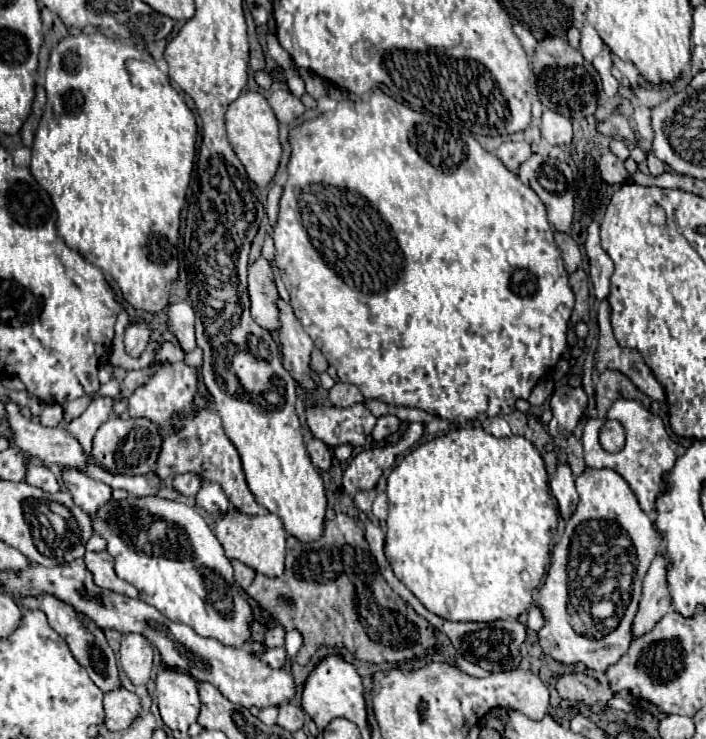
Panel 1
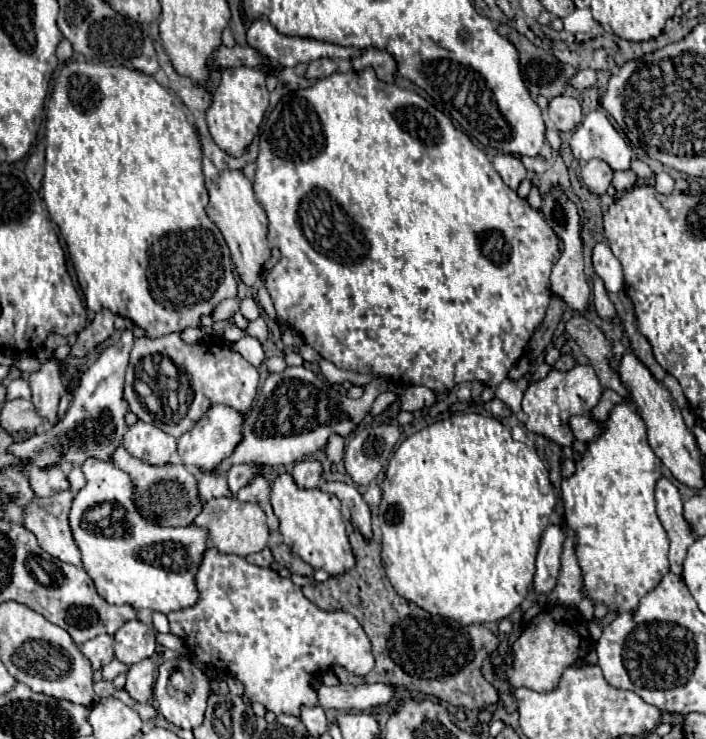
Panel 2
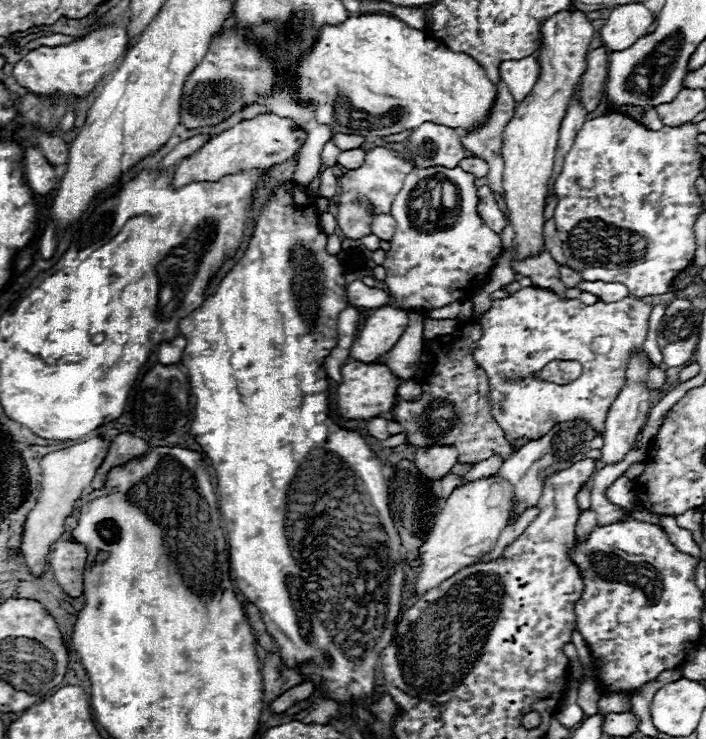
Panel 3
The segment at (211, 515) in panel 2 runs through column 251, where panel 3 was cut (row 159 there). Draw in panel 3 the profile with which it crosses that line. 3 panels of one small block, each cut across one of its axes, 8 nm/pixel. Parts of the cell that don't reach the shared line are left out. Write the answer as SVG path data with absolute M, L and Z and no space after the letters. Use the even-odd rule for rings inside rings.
M558 12L542 26L544 46L540 52L542 74L532 92L516 104L510 124L502 132L502 160L504 160L504 204L508 208L508 222L514 228L512 260L538 256L544 250L544 208L548 204L548 180L554 170L554 152L558 130L572 98L572 88L580 82L586 70L586 52L594 28L590 20L578 12Z

